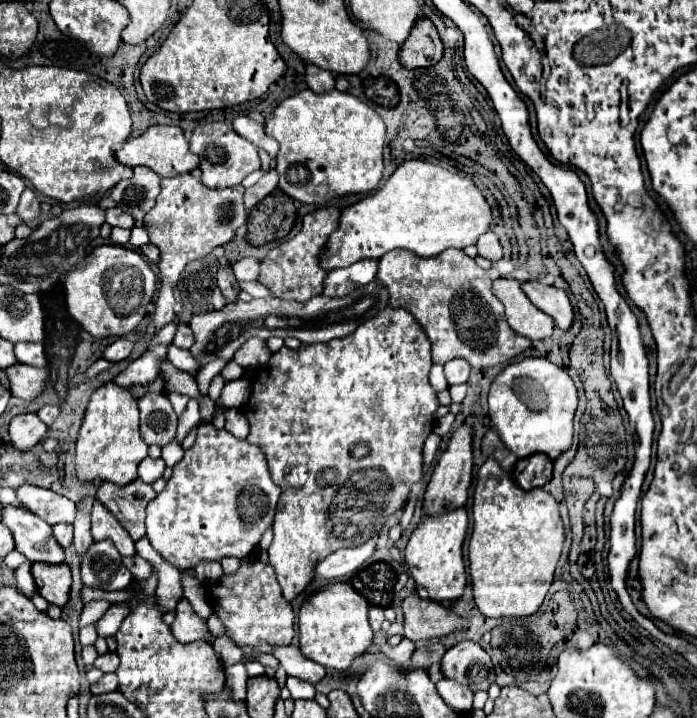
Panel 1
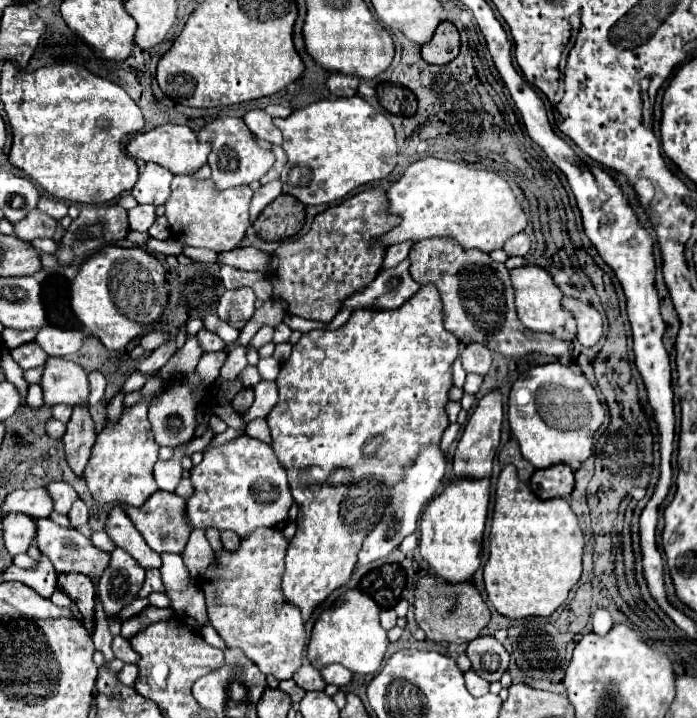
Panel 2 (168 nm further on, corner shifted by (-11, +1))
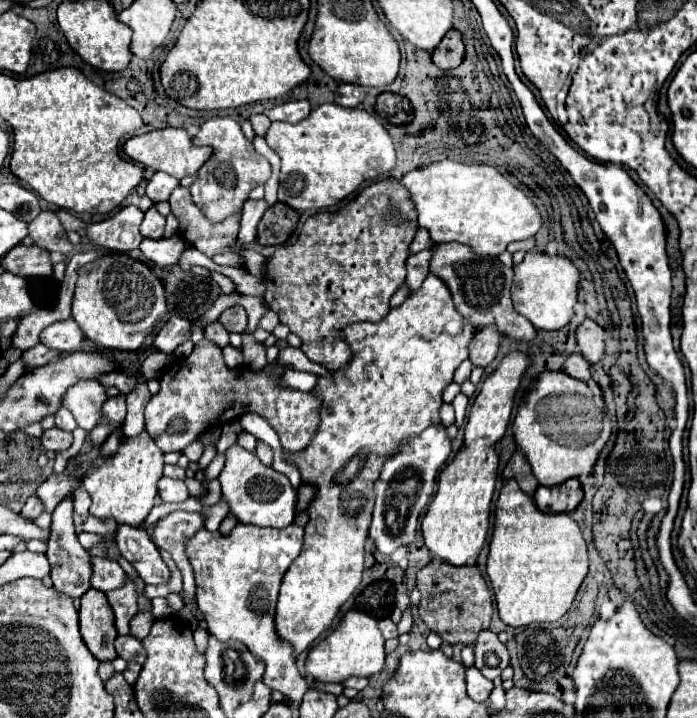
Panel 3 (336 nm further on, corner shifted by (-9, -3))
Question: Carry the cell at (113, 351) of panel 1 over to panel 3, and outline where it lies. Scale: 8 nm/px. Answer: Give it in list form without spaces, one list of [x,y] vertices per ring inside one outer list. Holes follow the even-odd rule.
[[[171,316],[169,322],[161,328],[161,332],[155,336],[155,346],[161,352],[173,354],[173,350],[185,340],[189,340],[189,320]]]

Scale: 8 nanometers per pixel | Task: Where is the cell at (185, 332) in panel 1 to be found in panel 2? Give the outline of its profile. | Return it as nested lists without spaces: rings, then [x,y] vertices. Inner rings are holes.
[[[199,330],[197,340],[199,340],[203,352],[219,352],[219,350],[225,348],[225,342],[217,334],[213,334],[209,330]]]

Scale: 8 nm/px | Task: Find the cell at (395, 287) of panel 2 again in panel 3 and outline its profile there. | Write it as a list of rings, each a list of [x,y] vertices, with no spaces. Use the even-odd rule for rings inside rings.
[[[427,248],[427,250],[421,250],[417,254],[411,254],[409,256],[409,262],[407,262],[407,286],[409,290],[417,290],[425,276],[429,274],[429,262],[431,262],[431,256],[433,256],[433,248]]]

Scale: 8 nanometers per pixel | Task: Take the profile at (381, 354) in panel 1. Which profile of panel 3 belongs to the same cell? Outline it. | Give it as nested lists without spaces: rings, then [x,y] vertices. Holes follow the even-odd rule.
[[[429,274],[421,290],[413,292],[381,322],[361,322],[345,328],[345,340],[353,350],[353,360],[341,370],[333,372],[333,380],[319,378],[313,394],[323,398],[321,426],[305,450],[297,454],[285,454],[293,464],[299,466],[301,478],[317,486],[317,494],[309,508],[311,520],[305,526],[303,550],[283,576],[275,612],[277,638],[293,646],[295,658],[333,624],[341,604],[359,586],[365,540],[373,510],[373,488],[377,474],[381,472],[381,462],[385,462],[385,454],[389,454],[389,450],[393,450],[401,438],[409,438],[409,434],[421,434],[429,422],[439,422],[439,406],[443,402],[441,392],[453,382],[453,372],[469,356],[469,342],[473,340],[473,334],[475,328],[469,324],[469,320],[461,318],[447,284],[435,274]]]

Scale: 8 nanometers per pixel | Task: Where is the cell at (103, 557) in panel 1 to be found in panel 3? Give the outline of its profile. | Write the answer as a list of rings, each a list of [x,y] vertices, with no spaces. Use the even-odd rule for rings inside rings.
[[[133,580],[125,582],[121,590],[113,590],[113,594],[105,594],[113,612],[115,612],[115,626],[119,634],[129,634],[129,622],[137,614],[137,590]]]

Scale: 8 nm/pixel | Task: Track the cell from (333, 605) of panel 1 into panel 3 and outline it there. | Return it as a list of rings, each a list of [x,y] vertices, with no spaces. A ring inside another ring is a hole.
[[[351,610],[343,616],[341,624],[315,648],[311,648],[307,662],[305,662],[305,672],[313,676],[315,682],[343,682],[351,676],[373,676],[381,672],[385,664],[385,640],[377,628],[377,620],[371,618],[365,612]]]

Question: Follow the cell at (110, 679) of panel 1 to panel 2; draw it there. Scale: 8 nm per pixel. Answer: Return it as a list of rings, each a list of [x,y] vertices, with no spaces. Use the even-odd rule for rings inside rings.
[[[125,664],[123,670],[117,674],[117,678],[119,678],[121,684],[133,686],[133,682],[135,682],[135,678],[137,678],[137,666],[135,666],[135,664]]]

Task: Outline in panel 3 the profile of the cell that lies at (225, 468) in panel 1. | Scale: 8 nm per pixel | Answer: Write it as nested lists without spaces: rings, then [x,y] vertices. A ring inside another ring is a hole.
[[[239,444],[231,446],[225,454],[227,462],[223,472],[219,474],[219,482],[223,488],[223,496],[231,506],[231,514],[235,514],[239,522],[263,528],[285,528],[293,524],[293,518],[297,514],[297,490],[291,486],[289,478],[265,466],[255,454],[247,452]]]

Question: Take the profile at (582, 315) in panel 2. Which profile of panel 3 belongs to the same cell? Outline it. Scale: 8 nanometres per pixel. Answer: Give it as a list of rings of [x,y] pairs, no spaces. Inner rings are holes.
[[[585,318],[585,322],[577,328],[577,346],[583,358],[591,364],[597,364],[605,354],[605,332],[599,324]]]

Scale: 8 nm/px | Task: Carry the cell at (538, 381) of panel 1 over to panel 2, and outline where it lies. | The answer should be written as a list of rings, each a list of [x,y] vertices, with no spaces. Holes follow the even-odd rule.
[[[559,362],[535,366],[513,382],[507,418],[523,458],[535,468],[541,468],[535,470],[529,480],[531,490],[539,498],[567,498],[573,490],[573,470],[567,464],[581,464],[593,454],[593,434],[605,418],[597,392],[589,380]]]

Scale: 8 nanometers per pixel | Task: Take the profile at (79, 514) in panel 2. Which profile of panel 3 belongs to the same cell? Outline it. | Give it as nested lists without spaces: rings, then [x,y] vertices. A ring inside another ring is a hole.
[[[85,488],[73,492],[73,506],[75,506],[75,512],[77,512],[77,514],[87,516],[87,510],[89,510],[89,506],[91,506],[91,498],[89,498],[89,494],[87,494]]]

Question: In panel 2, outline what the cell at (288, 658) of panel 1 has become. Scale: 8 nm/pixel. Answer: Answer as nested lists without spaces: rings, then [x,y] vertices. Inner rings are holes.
[[[323,666],[323,668],[319,668],[319,674],[323,676],[323,680],[325,680],[325,684],[335,684],[335,686],[345,686],[345,684],[349,684],[351,682],[351,672],[347,670],[347,668],[343,668],[343,666]]]

